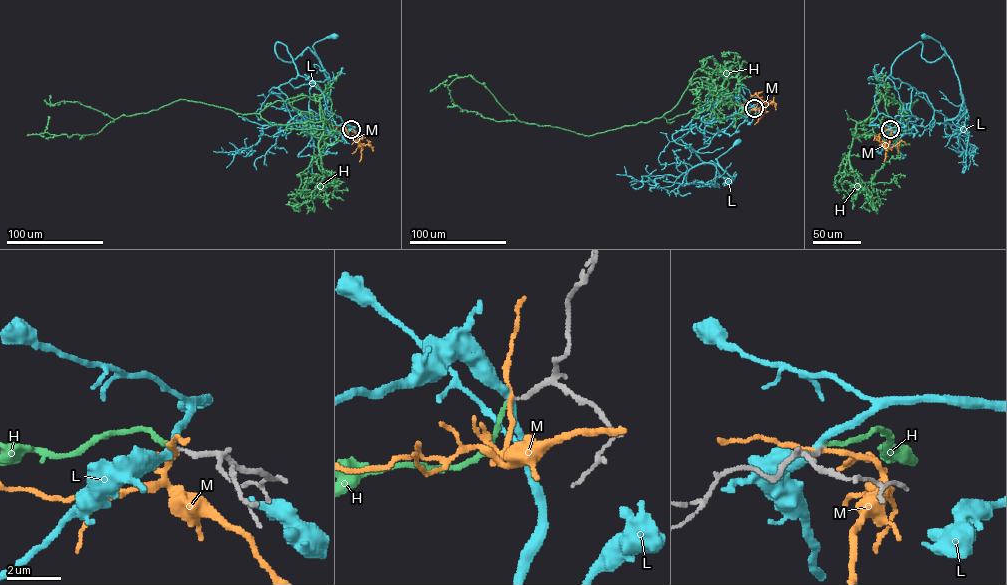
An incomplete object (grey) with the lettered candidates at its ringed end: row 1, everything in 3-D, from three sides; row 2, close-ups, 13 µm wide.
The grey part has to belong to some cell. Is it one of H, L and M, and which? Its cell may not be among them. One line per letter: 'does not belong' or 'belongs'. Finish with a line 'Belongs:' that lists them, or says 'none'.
H: belongs
L: does not belong
M: does not belong
Belongs: H

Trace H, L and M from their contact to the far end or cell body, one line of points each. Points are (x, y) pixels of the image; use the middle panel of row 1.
H: (754, 108), (736, 119), (722, 74), (660, 118), (588, 136), (518, 120), (471, 75), (451, 102)
L: (755, 108), (749, 122), (735, 97), (719, 95), (696, 112), (678, 140), (719, 165), (716, 159), (736, 141)
M: (755, 108), (759, 109), (765, 105), (755, 94), (739, 108)

